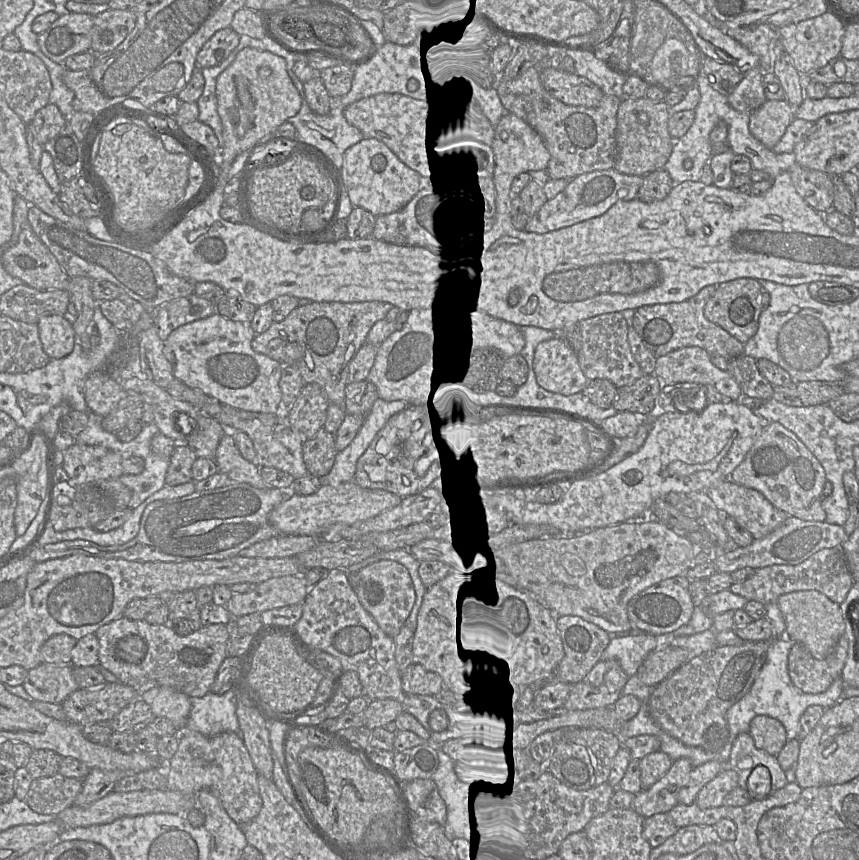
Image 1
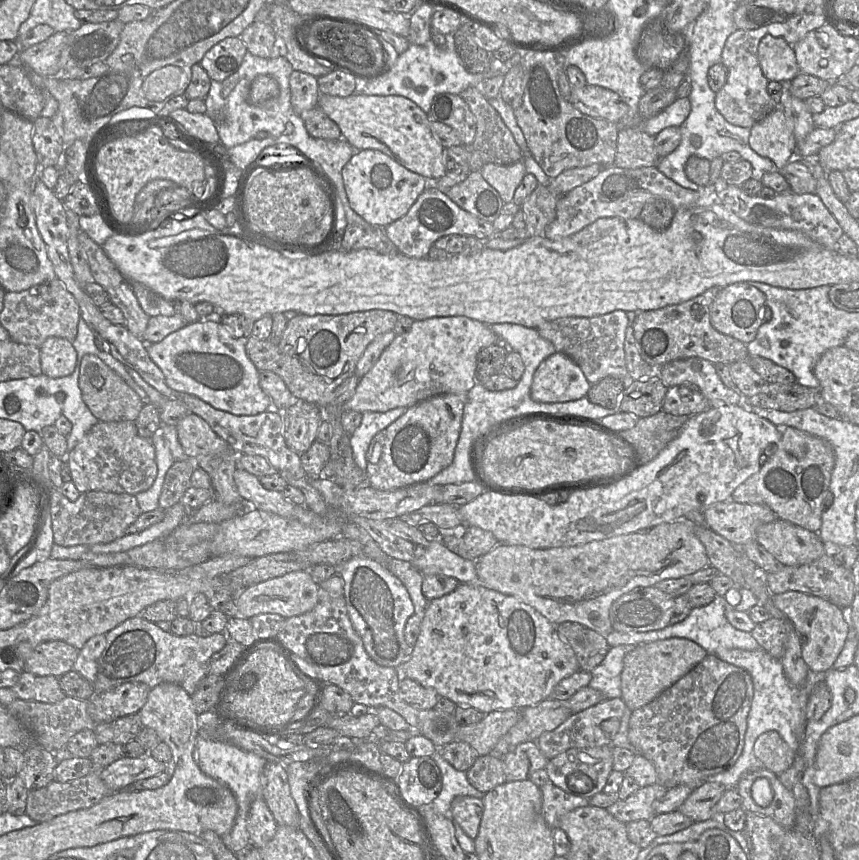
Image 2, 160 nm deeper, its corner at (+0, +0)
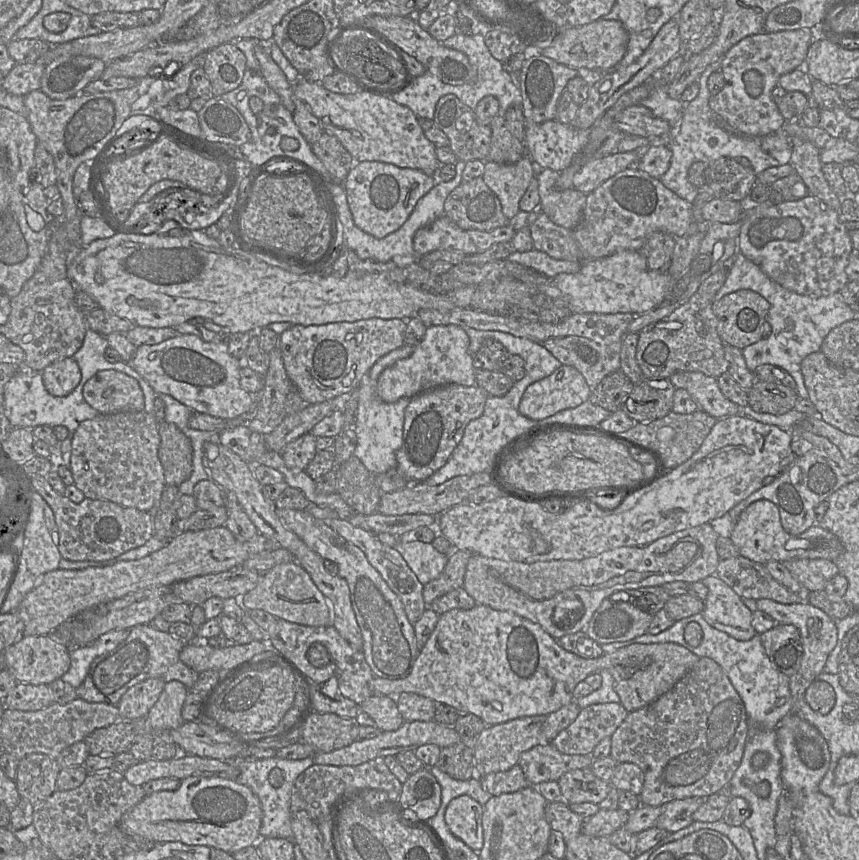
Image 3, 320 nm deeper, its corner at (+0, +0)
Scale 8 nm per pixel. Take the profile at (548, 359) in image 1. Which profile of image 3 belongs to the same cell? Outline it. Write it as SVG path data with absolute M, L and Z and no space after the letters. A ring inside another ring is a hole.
M561 365L551 375L529 385L520 401L521 415L543 420L589 400L592 388L573 366Z

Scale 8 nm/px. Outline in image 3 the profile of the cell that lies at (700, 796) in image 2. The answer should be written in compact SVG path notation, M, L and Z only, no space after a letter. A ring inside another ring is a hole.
M691 797L661 806L662 814L658 817L655 827L672 834L690 826L694 822L693 814L705 803L706 799Z

